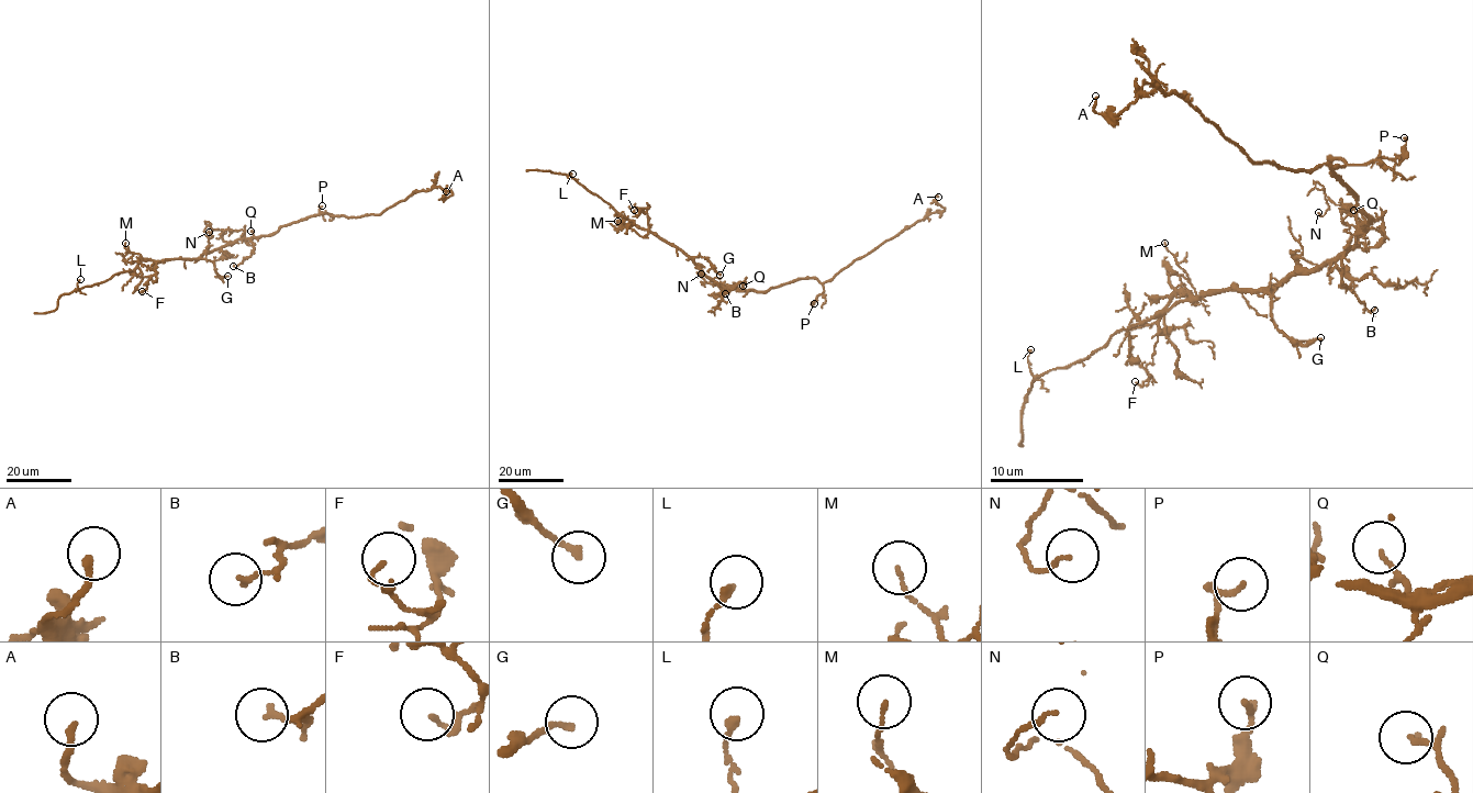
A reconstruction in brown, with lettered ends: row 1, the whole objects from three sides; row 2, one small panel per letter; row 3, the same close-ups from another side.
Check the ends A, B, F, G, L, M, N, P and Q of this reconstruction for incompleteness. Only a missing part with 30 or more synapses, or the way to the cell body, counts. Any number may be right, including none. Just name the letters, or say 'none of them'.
none of them

